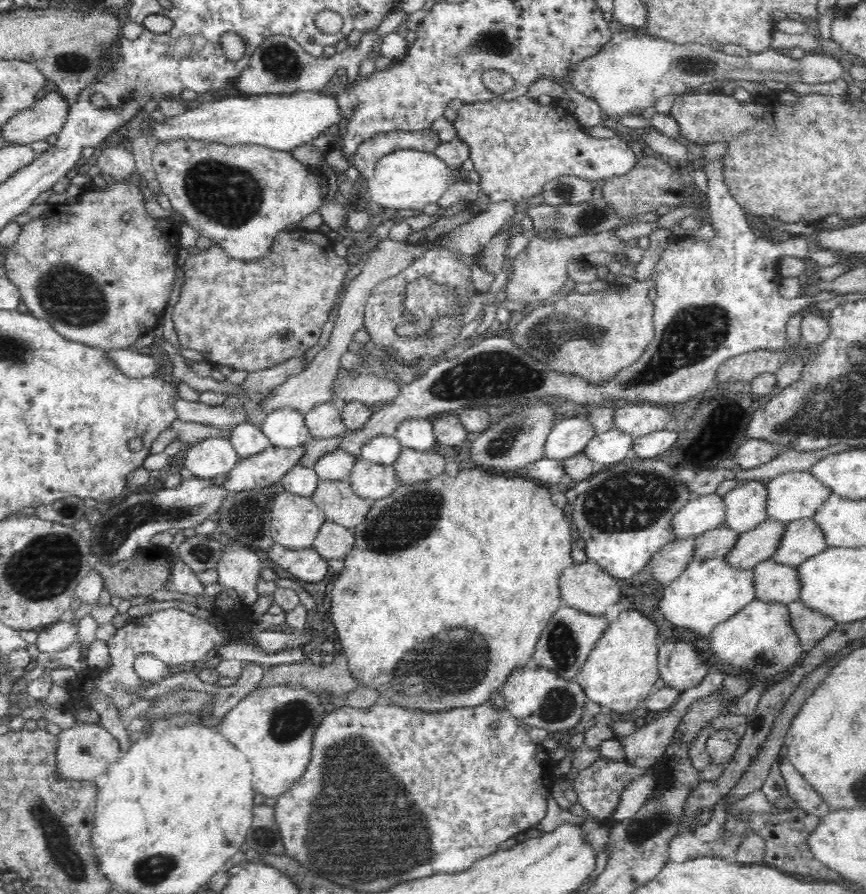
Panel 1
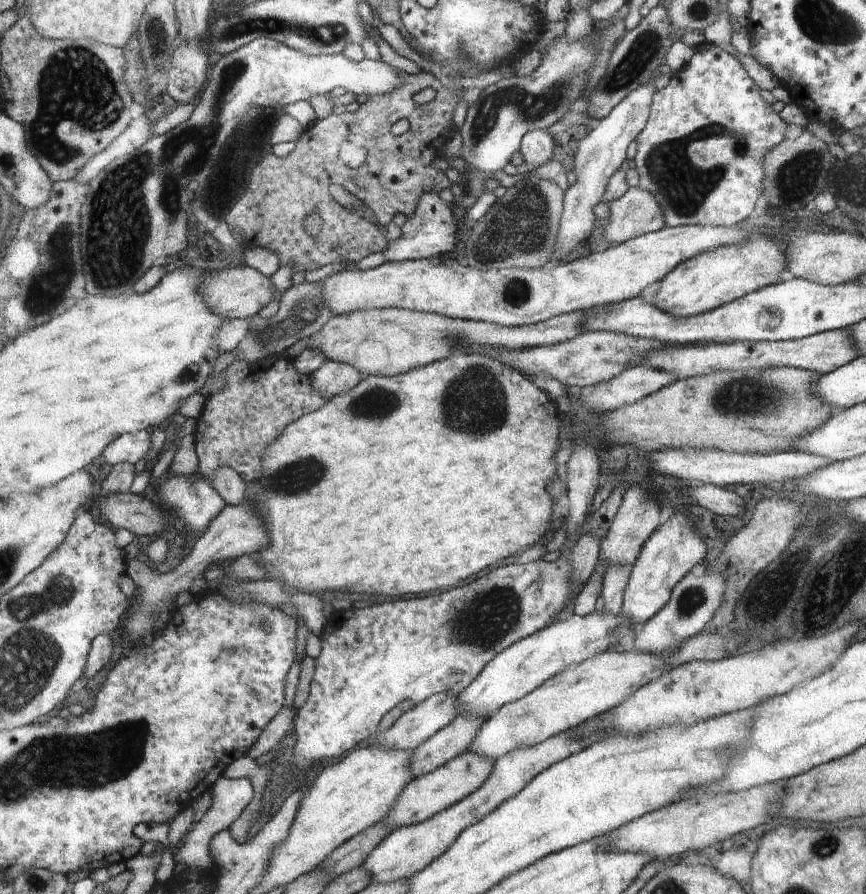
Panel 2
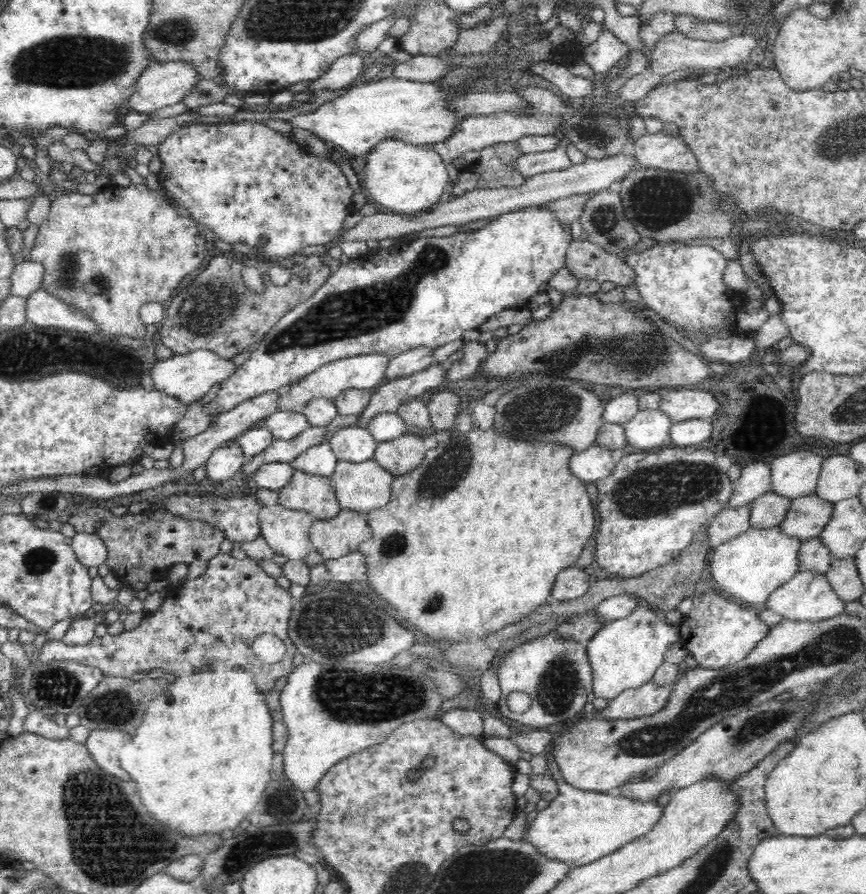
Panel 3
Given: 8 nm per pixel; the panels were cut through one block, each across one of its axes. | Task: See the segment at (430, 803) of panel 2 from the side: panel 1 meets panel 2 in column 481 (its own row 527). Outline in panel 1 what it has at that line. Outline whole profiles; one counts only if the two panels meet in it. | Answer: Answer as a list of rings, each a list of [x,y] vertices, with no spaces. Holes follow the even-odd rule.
[[[766,519],[762,524],[740,534],[735,547],[724,557],[735,569],[752,569],[764,560],[772,559],[779,550],[787,522]]]

